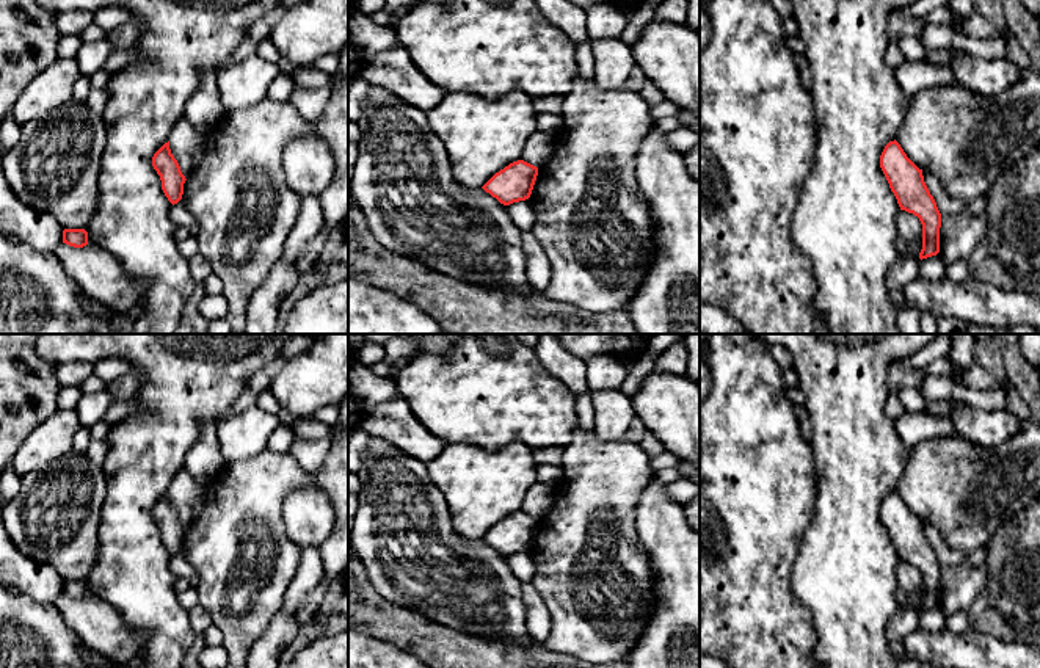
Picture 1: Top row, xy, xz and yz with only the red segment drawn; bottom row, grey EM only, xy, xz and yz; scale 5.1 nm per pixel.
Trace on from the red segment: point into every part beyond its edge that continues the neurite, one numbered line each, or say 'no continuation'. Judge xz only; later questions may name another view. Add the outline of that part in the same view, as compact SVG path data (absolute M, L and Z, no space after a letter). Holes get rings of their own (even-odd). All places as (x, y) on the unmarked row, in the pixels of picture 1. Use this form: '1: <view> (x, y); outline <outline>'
1: xz (482, 486); outline M511 442L499 450L447 444L425 466L430 480L445 497L455 532L467 539L482 539L496 524L521 511L527 491L538 481L532 448L522 442Z

